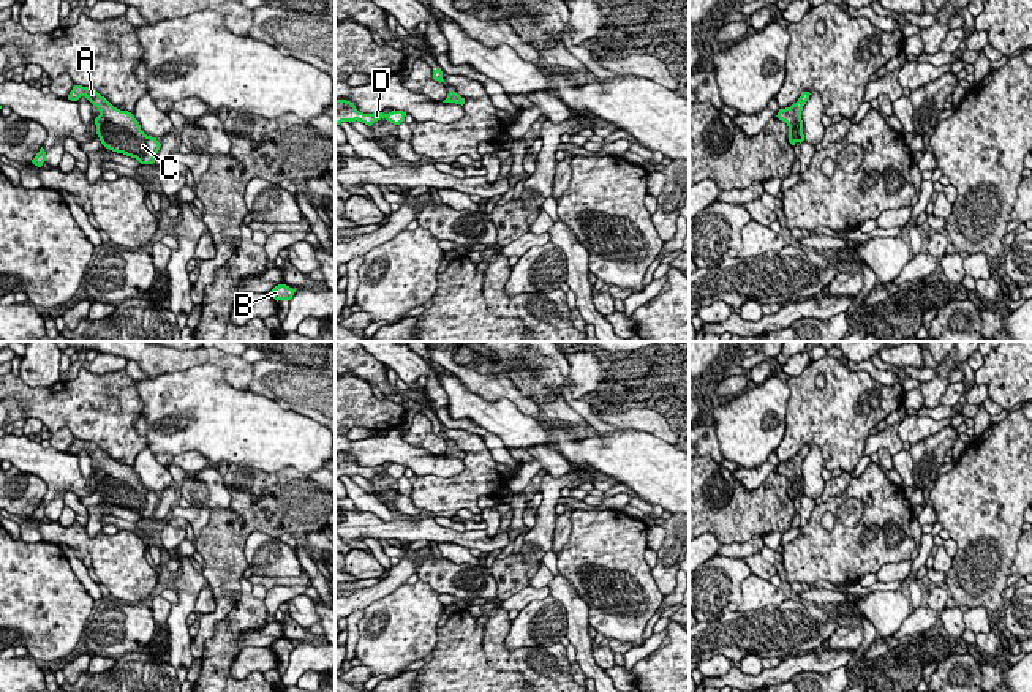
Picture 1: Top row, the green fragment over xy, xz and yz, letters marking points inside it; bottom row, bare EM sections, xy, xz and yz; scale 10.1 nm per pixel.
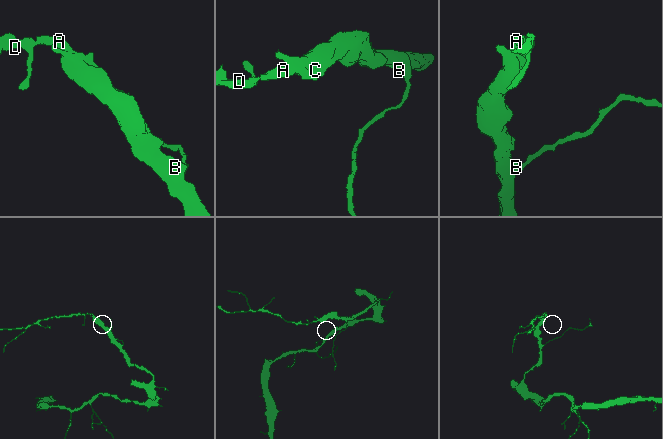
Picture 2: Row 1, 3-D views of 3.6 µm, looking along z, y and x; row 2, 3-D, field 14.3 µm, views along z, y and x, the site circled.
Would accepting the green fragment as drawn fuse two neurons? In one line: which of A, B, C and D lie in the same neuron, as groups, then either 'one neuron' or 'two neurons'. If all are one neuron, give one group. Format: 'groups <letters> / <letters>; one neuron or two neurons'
groups A B C D; one neuron

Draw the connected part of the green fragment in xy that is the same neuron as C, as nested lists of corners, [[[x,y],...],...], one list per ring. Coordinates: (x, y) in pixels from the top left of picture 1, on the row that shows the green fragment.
[[[74,85],[68,100],[77,101],[81,96],[85,96],[100,111],[95,125],[96,134],[106,149],[136,158],[141,164],[155,163],[161,144],[141,130],[131,112],[114,107],[92,87]]]

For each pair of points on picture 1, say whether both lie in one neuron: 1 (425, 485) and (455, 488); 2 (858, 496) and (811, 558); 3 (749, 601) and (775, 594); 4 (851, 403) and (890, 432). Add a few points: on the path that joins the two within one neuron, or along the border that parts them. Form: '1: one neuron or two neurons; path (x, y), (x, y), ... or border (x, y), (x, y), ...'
1: one neuron; path (433, 488), (448, 488)
2: one neuron; path (858, 512), (827, 545)
3: one neuron; path (756, 594), (768, 594)
4: two neurons; border (871, 435), (862, 455)

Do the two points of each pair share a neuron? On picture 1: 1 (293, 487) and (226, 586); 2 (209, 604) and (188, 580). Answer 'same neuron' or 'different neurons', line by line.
1: same neuron
2: different neurons

